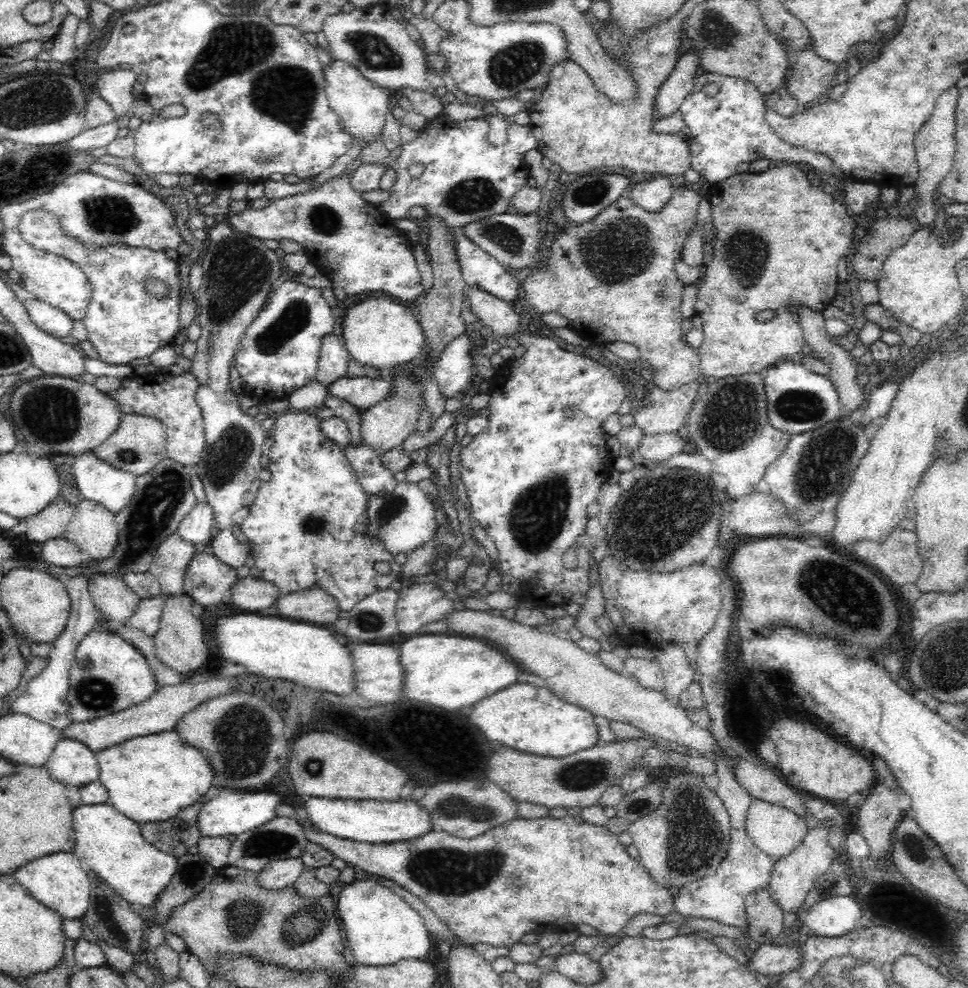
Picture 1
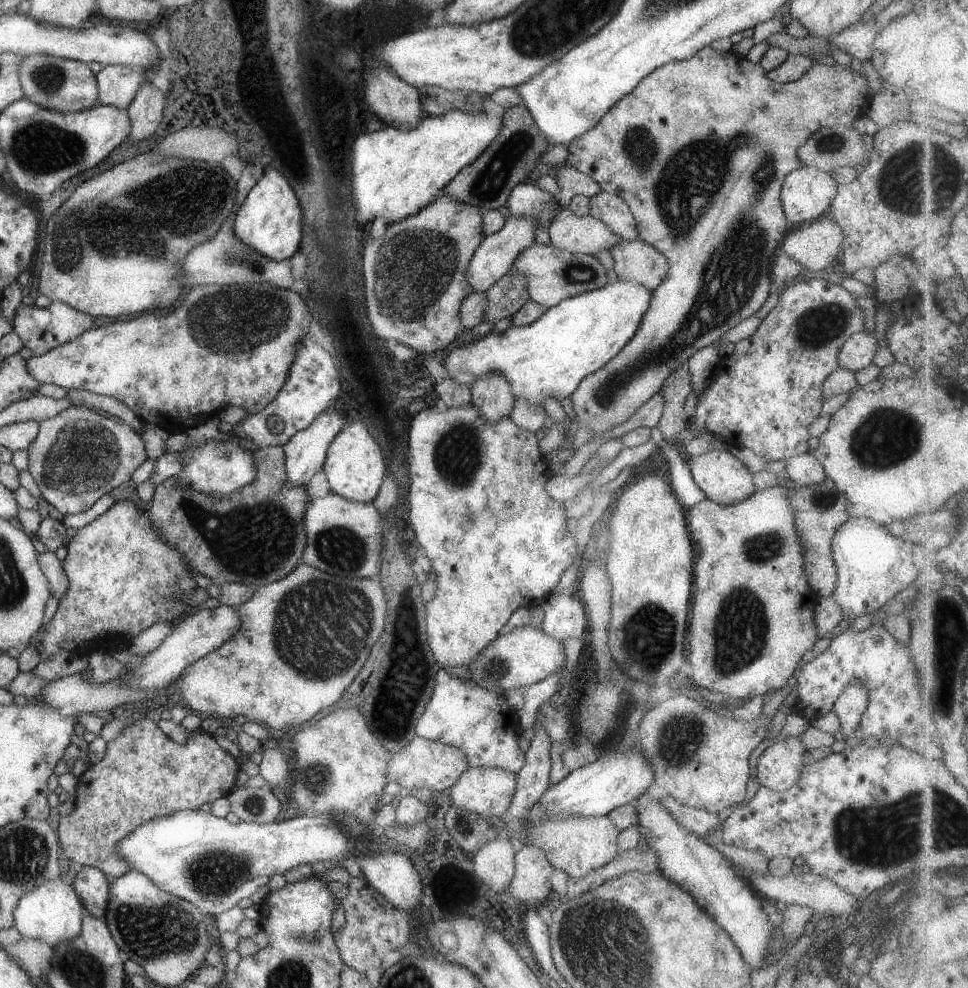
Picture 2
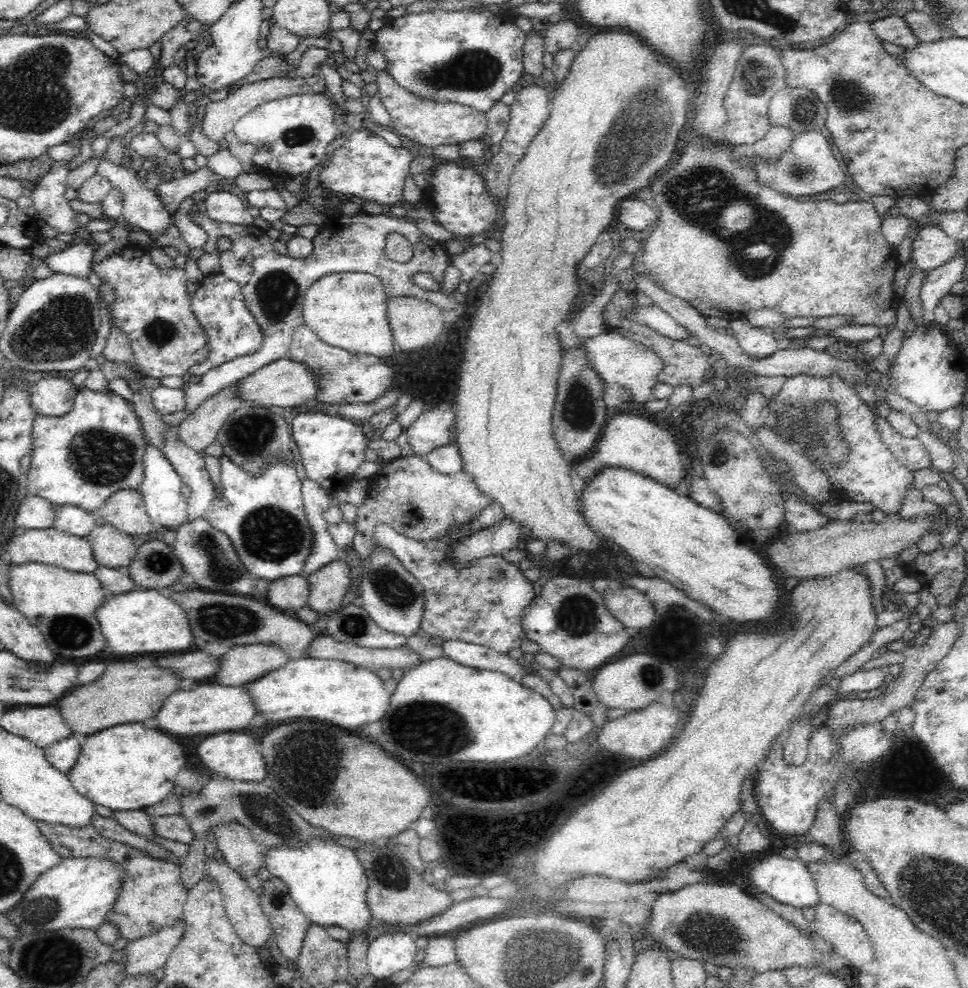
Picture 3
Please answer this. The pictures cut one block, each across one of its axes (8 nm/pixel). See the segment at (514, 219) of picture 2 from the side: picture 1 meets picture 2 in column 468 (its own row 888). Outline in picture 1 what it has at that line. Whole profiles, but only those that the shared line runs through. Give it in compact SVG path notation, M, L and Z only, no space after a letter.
M301 858L275 860L258 872L258 885L268 890L282 890L293 885L305 871Z

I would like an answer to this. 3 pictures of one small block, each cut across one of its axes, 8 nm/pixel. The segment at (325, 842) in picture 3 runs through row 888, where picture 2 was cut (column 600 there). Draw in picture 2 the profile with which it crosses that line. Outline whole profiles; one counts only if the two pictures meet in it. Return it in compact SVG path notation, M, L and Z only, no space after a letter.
M627 281L608 282L605 286L592 291L569 297L559 304L545 309L545 312L528 325L519 325L500 333L490 332L480 339L453 348L443 360L447 377L463 384L470 390L476 378L489 373L497 373L509 383L514 399L522 399L527 405L541 405L547 397L561 401L569 396L581 379L600 366L603 366L633 336L639 326L641 317L648 307L651 291L644 286Z

